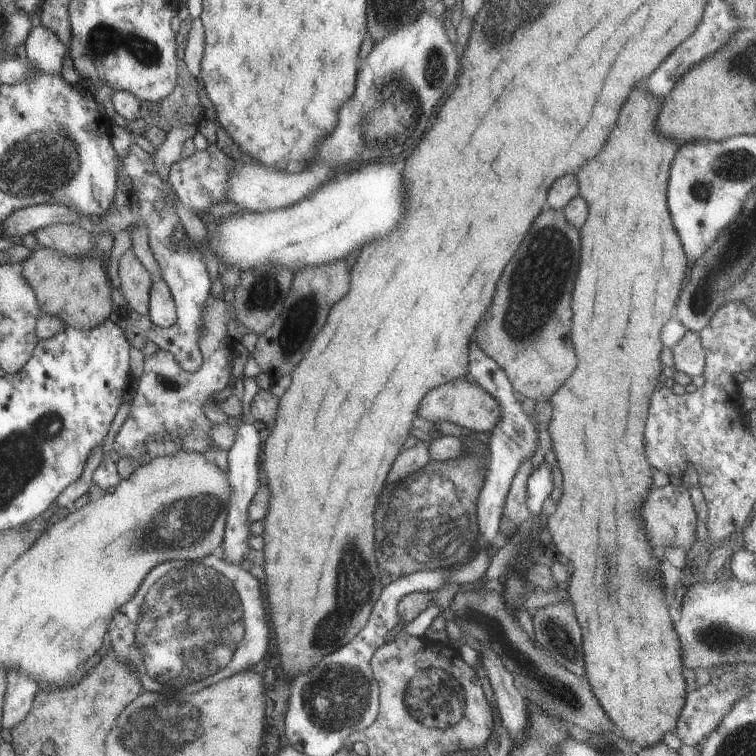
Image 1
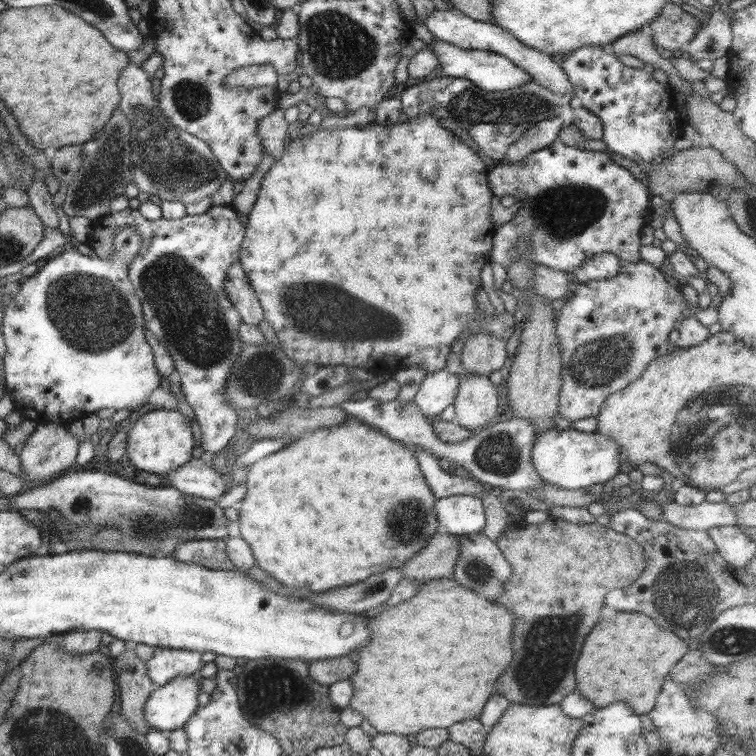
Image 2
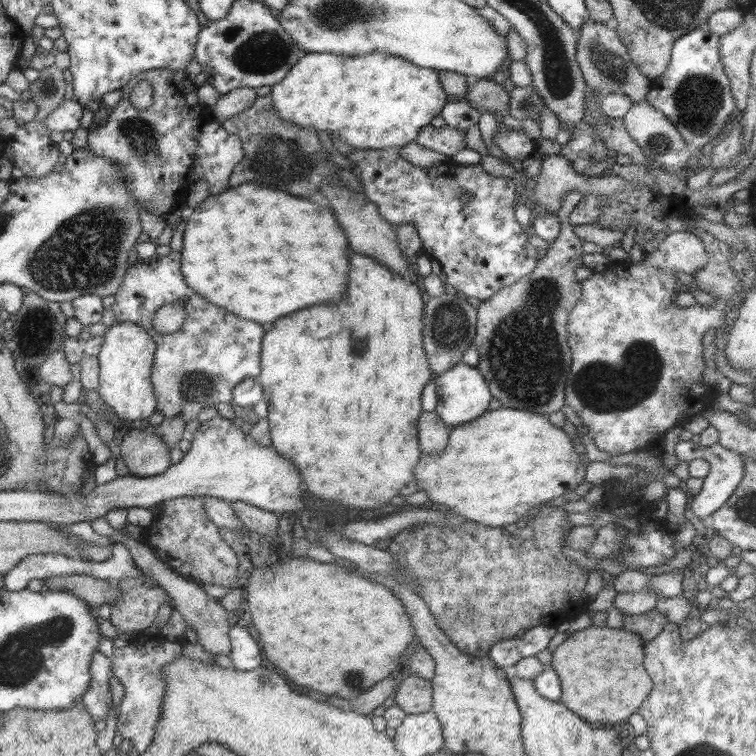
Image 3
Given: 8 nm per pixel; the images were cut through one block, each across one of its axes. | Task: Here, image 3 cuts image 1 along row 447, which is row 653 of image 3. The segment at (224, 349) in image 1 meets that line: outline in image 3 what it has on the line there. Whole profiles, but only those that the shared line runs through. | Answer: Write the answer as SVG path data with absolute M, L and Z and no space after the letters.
M145 640L143 644L122 644L113 646L111 655L111 672L122 684L122 696L119 714L116 718L116 734L133 745L132 755L145 752L153 738L155 722L161 714L161 698L165 692L165 681L161 679L161 668L177 658L187 658L195 662L213 664L215 657L210 655L199 643L166 640Z

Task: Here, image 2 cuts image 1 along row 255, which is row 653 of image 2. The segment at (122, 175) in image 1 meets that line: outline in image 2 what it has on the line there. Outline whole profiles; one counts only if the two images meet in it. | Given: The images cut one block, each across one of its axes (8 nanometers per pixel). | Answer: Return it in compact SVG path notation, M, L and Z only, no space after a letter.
M154 648L153 657L144 661L149 680L159 686L179 675L198 672L202 666L201 653L195 650L173 650L173 648Z

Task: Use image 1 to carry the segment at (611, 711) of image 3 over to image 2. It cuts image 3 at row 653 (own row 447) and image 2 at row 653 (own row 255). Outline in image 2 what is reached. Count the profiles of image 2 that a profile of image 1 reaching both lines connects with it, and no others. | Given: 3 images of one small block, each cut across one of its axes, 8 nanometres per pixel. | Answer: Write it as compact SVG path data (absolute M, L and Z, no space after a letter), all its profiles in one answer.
M617 611L617 616L613 620L599 622L585 638L581 656L575 666L577 690L581 690L581 694L587 700L591 700L595 708L619 700L627 704L627 694L629 694L629 704L633 706L633 712L639 716L647 714L655 704L655 696L665 676L669 674L669 668L685 652L687 652L687 644L681 638L677 638L667 630L661 630L651 618L647 618L647 615Z

